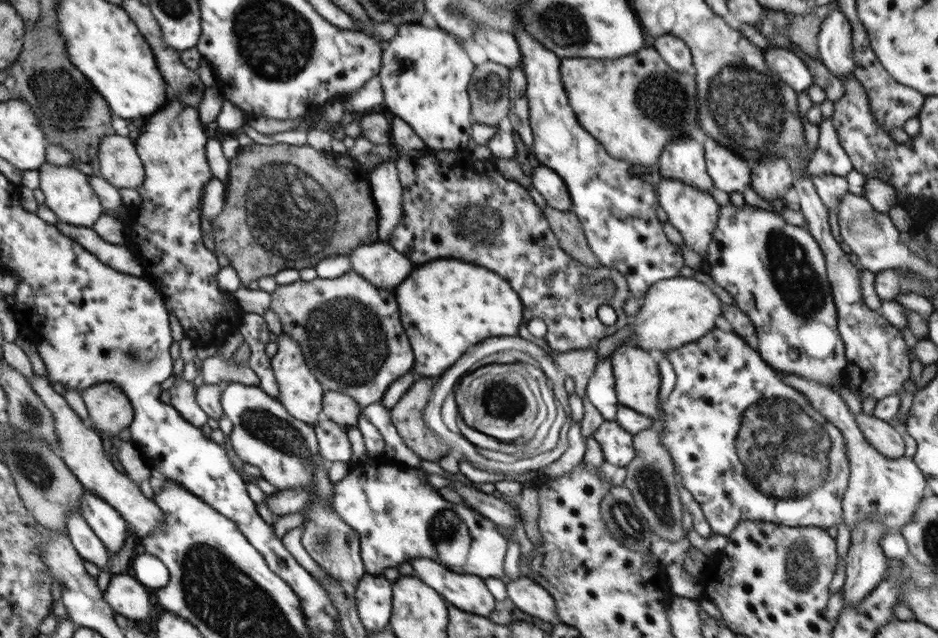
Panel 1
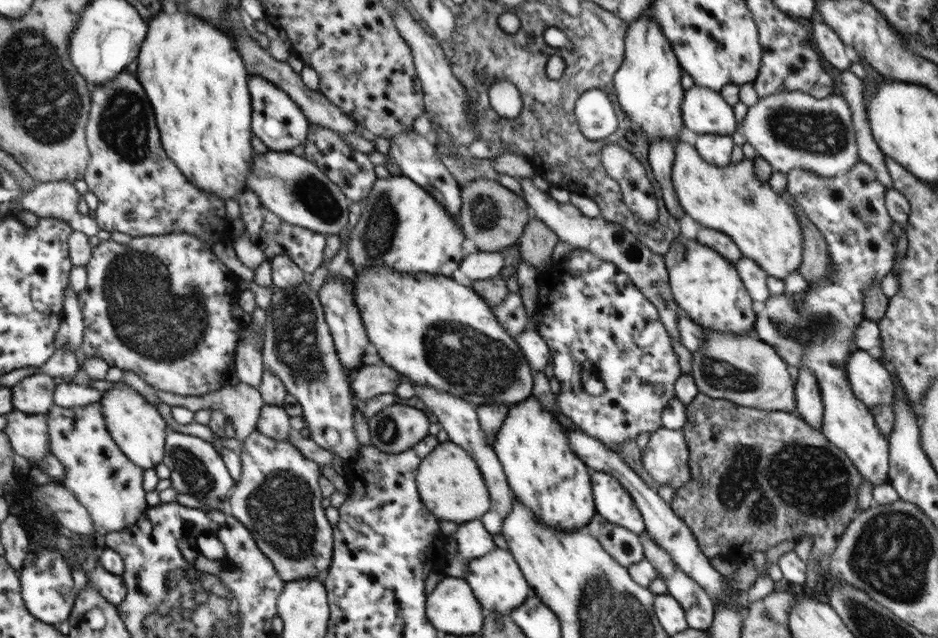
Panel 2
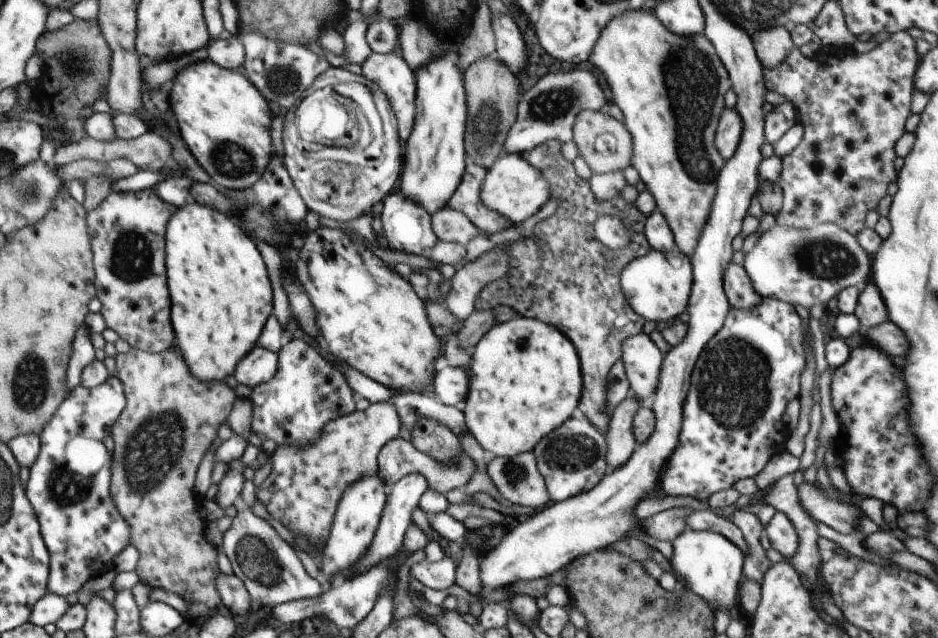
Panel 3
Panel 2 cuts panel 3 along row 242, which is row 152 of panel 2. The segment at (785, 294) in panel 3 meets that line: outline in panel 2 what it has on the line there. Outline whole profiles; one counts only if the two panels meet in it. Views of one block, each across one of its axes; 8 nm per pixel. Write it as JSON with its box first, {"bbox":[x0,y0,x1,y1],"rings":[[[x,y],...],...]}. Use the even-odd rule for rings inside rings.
{"bbox":[740,89,861,176],"rings":[[[784,89],[759,98],[741,120],[740,132],[744,134],[746,142],[756,150],[757,156],[767,160],[774,171],[787,174],[793,168],[801,168],[820,176],[839,176],[861,162],[852,115],[853,112],[842,95],[832,92],[824,98],[817,99],[805,92]]]}

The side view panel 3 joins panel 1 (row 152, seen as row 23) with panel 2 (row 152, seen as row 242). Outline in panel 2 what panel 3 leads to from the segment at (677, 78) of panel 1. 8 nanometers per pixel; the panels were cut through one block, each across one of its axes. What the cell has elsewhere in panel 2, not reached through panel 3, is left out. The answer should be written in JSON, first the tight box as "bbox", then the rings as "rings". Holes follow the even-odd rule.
{"bbox":[671,141,803,280],"rings":[[[684,141],[675,144],[675,159],[671,179],[680,206],[696,222],[706,228],[711,228],[727,234],[741,250],[744,257],[754,259],[768,276],[784,280],[788,275],[799,270],[802,262],[803,240],[802,227],[795,213],[782,195],[776,194],[768,183],[758,181],[754,175],[754,160],[744,159],[736,165],[719,167],[706,162],[694,146]]]}

